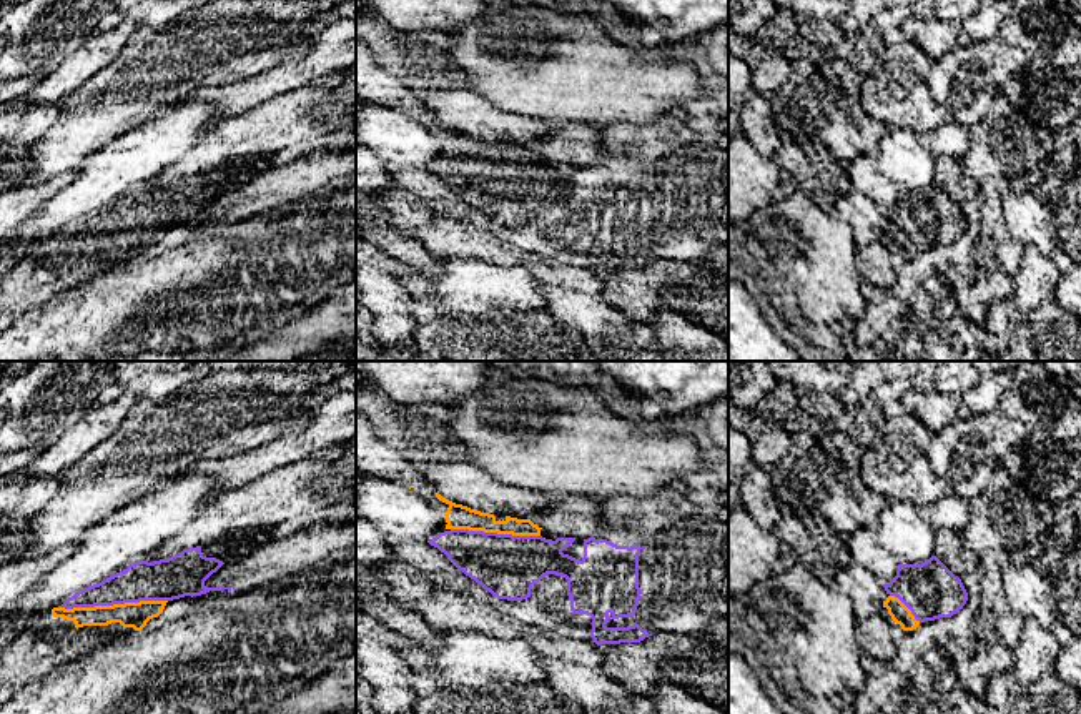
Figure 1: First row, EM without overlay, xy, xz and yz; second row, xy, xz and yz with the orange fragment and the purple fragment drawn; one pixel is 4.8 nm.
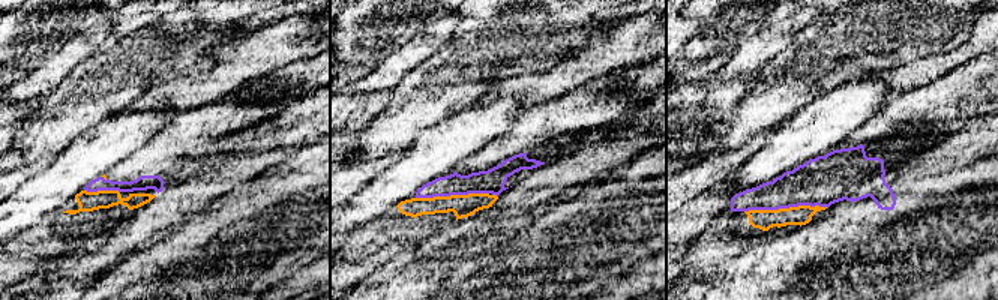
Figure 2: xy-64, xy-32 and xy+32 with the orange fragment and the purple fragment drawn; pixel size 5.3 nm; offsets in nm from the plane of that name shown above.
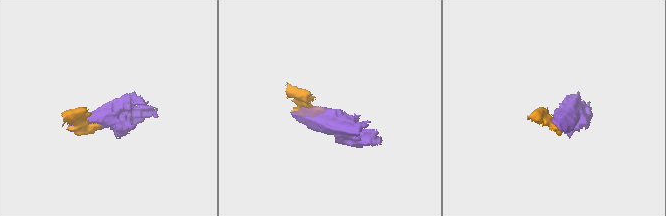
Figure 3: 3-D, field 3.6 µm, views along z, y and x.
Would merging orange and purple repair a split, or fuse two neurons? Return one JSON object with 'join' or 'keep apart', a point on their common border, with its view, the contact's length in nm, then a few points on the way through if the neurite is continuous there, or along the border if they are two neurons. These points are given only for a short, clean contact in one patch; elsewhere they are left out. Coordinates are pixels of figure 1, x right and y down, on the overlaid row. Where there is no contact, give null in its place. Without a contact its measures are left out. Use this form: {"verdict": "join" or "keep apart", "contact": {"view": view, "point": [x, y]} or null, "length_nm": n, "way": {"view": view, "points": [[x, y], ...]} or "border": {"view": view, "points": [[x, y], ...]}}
{"verdict": "join", "contact": {"view": "xy", "point": [113, 604]}, "length_nm": 550}

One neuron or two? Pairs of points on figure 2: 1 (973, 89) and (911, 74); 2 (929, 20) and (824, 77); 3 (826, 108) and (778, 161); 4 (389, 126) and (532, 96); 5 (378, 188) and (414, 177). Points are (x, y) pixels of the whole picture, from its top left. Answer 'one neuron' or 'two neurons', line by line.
1: two neurons
2: one neuron
3: one neuron
4: two neurons
5: one neuron

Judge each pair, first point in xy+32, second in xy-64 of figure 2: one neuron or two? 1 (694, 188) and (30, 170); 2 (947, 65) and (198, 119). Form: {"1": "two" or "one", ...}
{"1": "one", "2": "two"}

